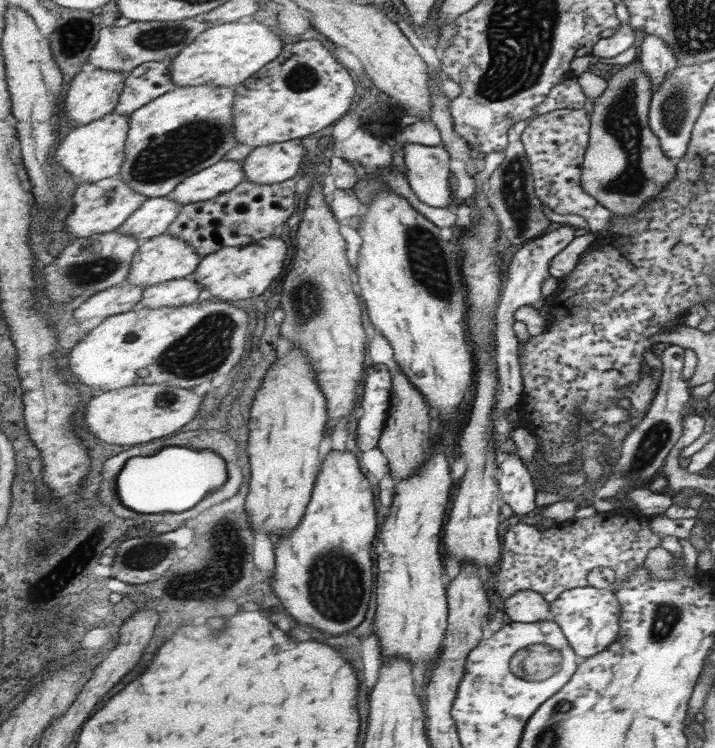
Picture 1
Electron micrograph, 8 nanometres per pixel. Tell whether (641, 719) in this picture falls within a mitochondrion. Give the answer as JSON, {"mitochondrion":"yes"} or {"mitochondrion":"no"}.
{"mitochondrion":"no"}

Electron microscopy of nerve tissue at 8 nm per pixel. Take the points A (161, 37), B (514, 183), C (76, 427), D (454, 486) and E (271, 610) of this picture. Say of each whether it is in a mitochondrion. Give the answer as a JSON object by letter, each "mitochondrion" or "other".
{"A":"mitochondrion","B":"mitochondrion","C":"other","D":"other","E":"other"}

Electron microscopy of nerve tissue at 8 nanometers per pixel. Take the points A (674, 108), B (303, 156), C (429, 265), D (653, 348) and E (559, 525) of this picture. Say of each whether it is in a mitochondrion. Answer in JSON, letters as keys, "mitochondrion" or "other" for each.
{"A":"mitochondrion","B":"other","C":"mitochondrion","D":"other","E":"other"}

